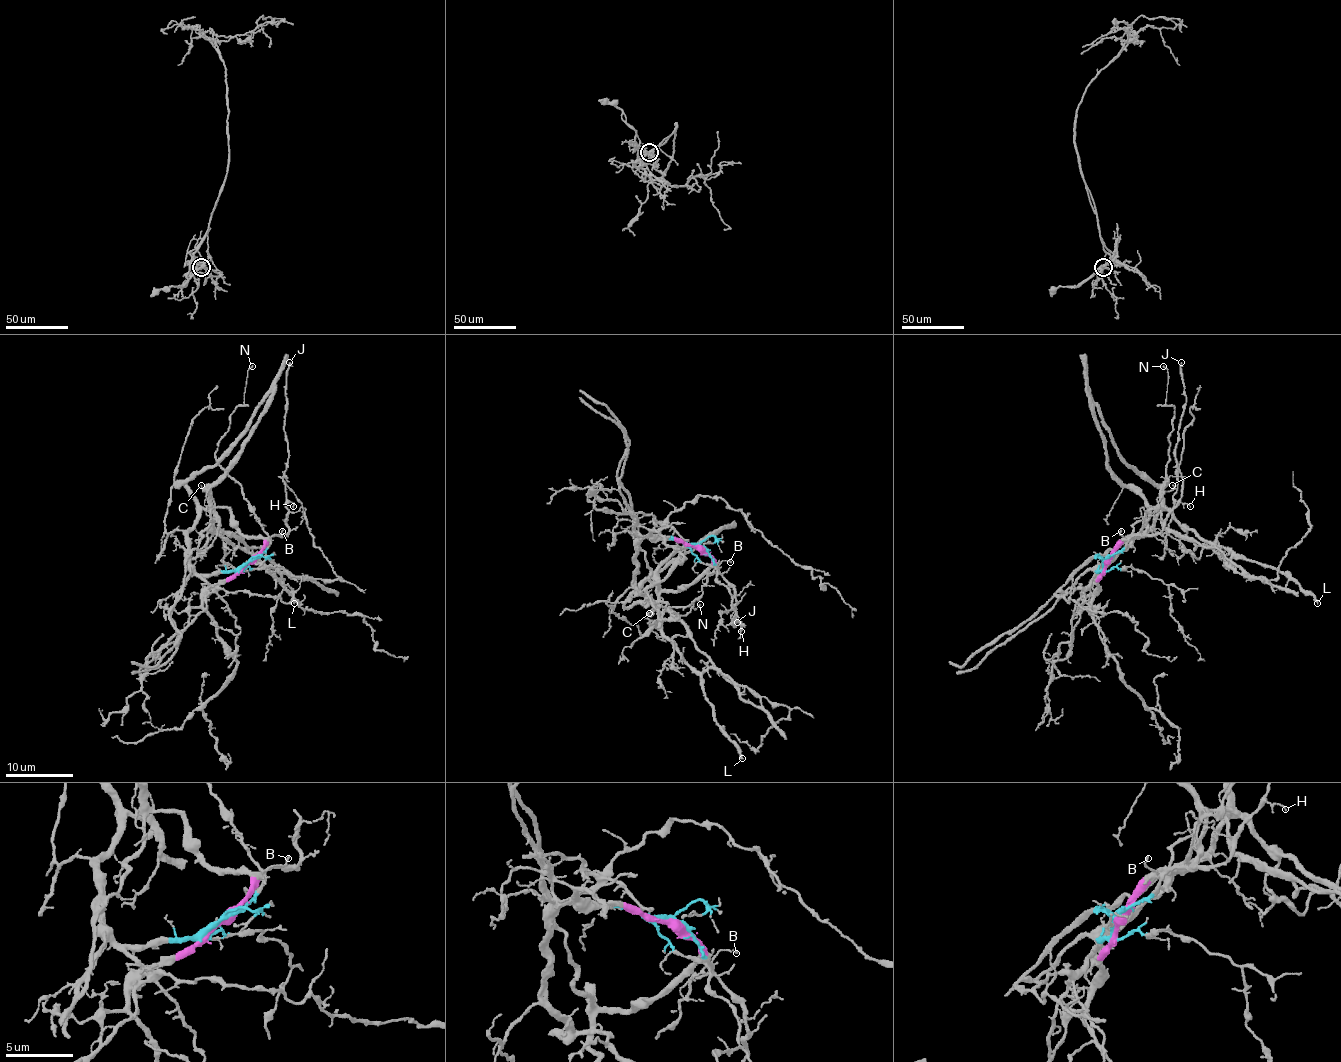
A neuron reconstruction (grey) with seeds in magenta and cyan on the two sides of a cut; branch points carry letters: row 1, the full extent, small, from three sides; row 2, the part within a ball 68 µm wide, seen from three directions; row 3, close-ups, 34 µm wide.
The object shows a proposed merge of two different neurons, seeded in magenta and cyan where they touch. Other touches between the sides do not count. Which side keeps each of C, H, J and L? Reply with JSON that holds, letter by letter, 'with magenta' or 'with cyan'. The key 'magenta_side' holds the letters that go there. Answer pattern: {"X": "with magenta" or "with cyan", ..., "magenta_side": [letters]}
{"C": "with cyan", "H": "with cyan", "J": "with cyan", "L": "with magenta", "magenta_side": ["L"]}

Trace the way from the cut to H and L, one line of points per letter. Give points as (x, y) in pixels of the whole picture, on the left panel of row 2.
H: (249, 562), (259, 556), (272, 537), (286, 534), (286, 506), (291, 501), (293, 506)
L: (249, 562), (264, 540), (247, 539), (228, 510), (209, 508), (213, 528), (252, 556), (294, 603)

